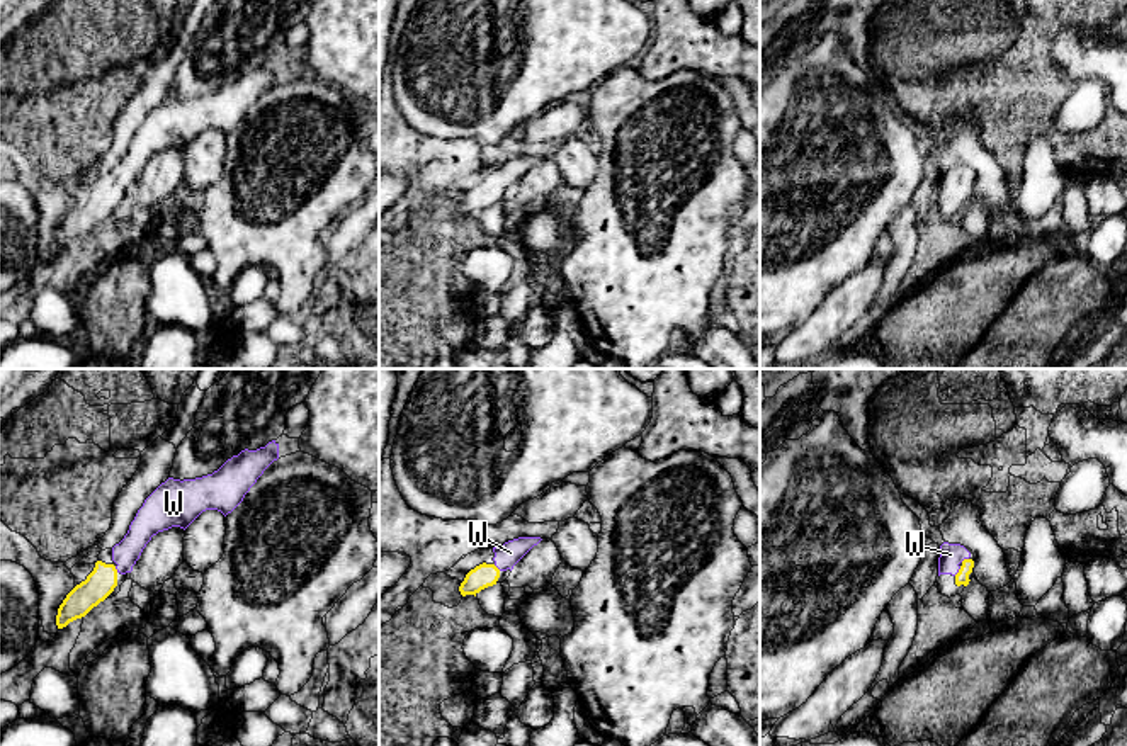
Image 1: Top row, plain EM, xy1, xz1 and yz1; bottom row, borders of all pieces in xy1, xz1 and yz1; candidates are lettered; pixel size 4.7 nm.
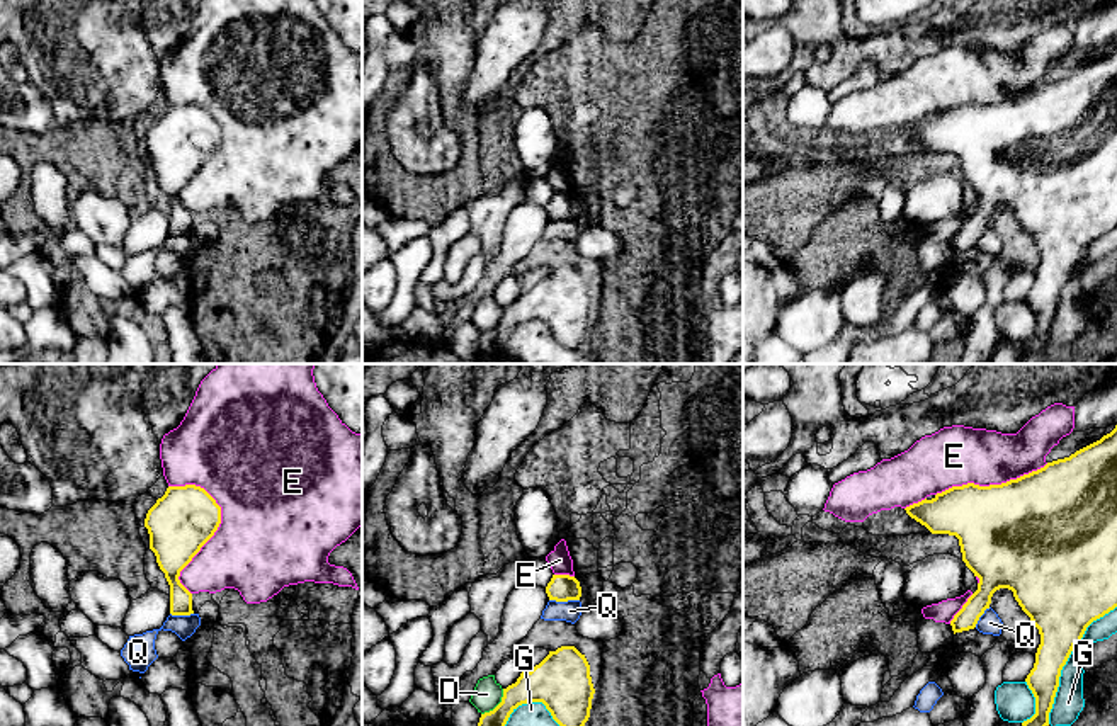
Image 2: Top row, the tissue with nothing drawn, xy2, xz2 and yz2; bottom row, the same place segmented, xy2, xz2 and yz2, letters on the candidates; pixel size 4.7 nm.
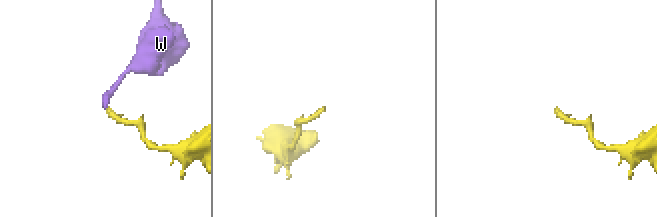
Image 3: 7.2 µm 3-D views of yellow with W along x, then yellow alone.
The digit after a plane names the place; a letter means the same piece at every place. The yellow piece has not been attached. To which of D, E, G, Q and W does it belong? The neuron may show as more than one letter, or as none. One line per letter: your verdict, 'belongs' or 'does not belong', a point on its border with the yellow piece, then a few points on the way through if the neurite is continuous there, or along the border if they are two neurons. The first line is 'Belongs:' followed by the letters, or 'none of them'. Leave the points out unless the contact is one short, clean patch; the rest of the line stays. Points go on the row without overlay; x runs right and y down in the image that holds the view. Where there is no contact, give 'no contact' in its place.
Belongs: W
D: does not belong; contact xz2 (498, 323)
E: does not belong; contact xy2 (220, 141)
G: does not belong; contact yz2 (1066, 279)
Q: does not belong; contact xz2 (565, 220); border xz2 (549, 218), (578, 220)
W: belongs; contact yz1 (959, 191); way yz1 (962, 196), (959, 191), (951, 182), (951, 174)

